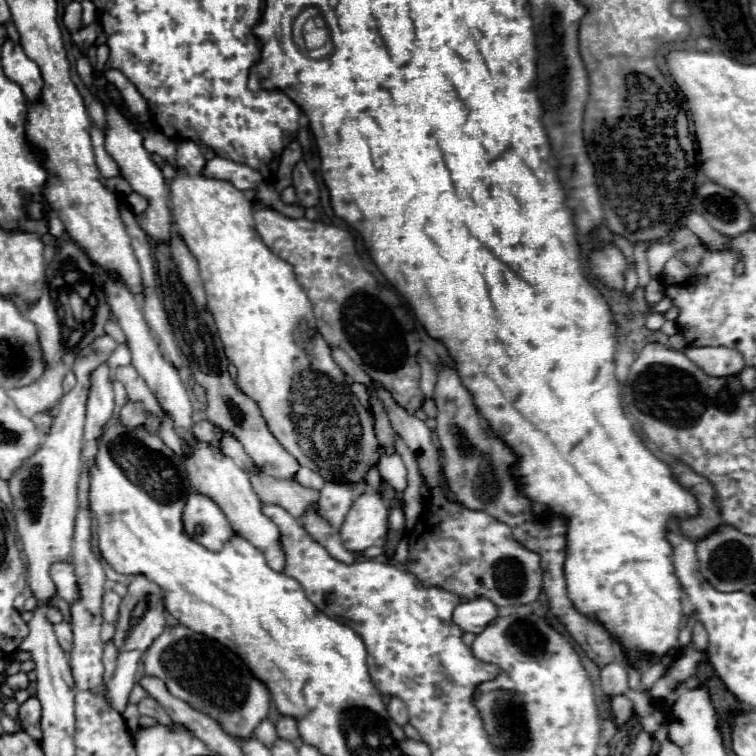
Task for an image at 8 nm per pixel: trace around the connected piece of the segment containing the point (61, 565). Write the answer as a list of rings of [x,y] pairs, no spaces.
[[[55,562],[51,564],[51,580],[55,582],[57,596],[73,604],[79,598],[79,586],[75,576],[73,562]]]

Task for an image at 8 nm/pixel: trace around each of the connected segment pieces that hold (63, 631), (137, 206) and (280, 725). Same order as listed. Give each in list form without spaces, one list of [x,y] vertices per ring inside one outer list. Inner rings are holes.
[[[59,622],[59,624],[53,626],[53,630],[55,630],[55,636],[57,636],[61,648],[69,654],[73,650],[73,632],[71,632],[71,626],[67,622]]]
[[[131,192],[131,194],[125,198],[125,202],[129,204],[129,208],[133,210],[133,214],[135,214],[135,216],[141,216],[141,214],[145,212],[145,208],[149,206],[149,202],[147,202],[143,196],[135,194],[135,192]]]
[[[283,716],[283,718],[277,722],[277,734],[279,734],[279,738],[289,740],[289,742],[297,740],[297,738],[299,738],[297,722],[295,722],[293,718],[289,718],[289,716]]]

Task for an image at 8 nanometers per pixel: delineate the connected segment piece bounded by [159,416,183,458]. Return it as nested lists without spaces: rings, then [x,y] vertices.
[[[169,416],[163,418],[163,424],[161,424],[161,428],[159,428],[159,438],[161,438],[161,440],[163,440],[175,454],[179,454],[179,456],[183,458],[183,442],[181,442],[179,436],[175,434],[173,420],[171,420]]]

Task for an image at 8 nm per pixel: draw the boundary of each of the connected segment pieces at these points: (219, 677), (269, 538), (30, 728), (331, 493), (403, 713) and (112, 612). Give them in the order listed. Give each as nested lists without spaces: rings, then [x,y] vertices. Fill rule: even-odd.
[[[183,624],[167,626],[147,648],[143,656],[143,674],[163,680],[175,698],[209,714],[229,736],[237,736],[239,740],[249,740],[253,730],[269,712],[271,694],[267,686],[253,678],[241,658],[219,642],[191,632]]]
[[[193,438],[193,456],[183,458],[183,462],[185,462],[185,468],[187,468],[187,474],[189,474],[193,488],[199,494],[209,496],[221,508],[221,512],[229,520],[233,532],[237,536],[243,536],[245,540],[249,540],[257,550],[261,550],[265,554],[267,564],[275,572],[283,572],[285,552],[283,552],[283,546],[281,546],[281,532],[275,526],[275,522],[261,512],[263,502],[259,500],[259,496],[251,488],[247,472],[243,472],[229,456],[223,456],[219,452],[219,446],[203,444],[203,442],[197,442],[195,438]]]
[[[29,698],[25,704],[21,704],[19,708],[19,720],[25,732],[29,732],[29,736],[33,740],[41,740],[41,728],[39,728],[39,716],[41,716],[41,708],[39,708],[39,700],[37,698]]]
[[[325,484],[315,512],[327,520],[333,528],[341,528],[349,508],[353,504],[353,490],[349,484]]]
[[[397,696],[387,698],[387,710],[389,710],[389,716],[395,720],[395,724],[399,724],[399,726],[407,724],[409,714],[407,714],[407,706],[401,698],[397,698]]]
[[[107,590],[103,596],[103,618],[105,618],[105,622],[109,622],[109,624],[117,622],[119,604],[121,604],[121,598],[113,590]]]

